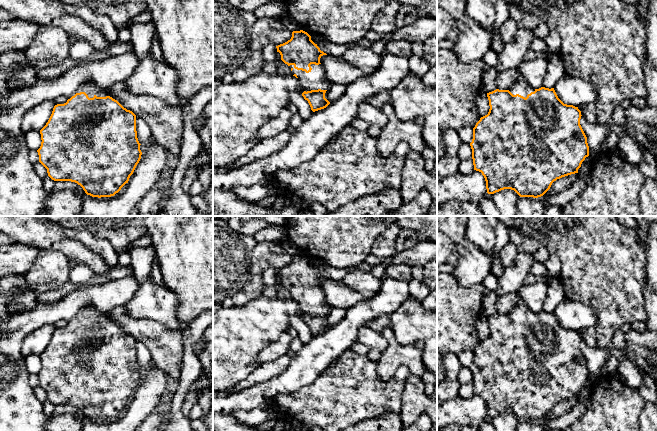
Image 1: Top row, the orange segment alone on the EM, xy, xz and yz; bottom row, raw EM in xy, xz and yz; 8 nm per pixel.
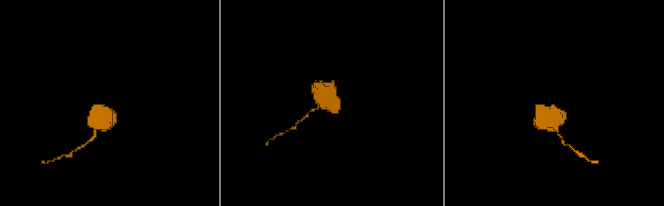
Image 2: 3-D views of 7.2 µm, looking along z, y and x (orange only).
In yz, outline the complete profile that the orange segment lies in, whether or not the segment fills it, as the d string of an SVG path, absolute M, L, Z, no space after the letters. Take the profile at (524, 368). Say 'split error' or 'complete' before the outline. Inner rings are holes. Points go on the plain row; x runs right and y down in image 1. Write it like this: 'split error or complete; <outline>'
split error; M518 292L516 294L517 303L508 314L496 313L487 317L489 336L476 347L470 367L473 389L474 394L484 400L488 418L511 413L520 421L538 422L543 420L557 403L578 397L582 386L589 380L589 370L580 349L582 339L578 331L564 328L554 312L534 313L525 305Z

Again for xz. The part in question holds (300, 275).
split error; M293 255L287 266L276 270L281 284L291 292L291 299L300 307L299 316L308 325L313 336L326 332L330 326L325 322L331 306L325 299L320 282L327 279L303 255Z

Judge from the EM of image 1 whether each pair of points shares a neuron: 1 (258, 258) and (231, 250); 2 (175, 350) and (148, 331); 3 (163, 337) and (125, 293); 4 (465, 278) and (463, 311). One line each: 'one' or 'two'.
1: two
2: one
3: two
4: two

